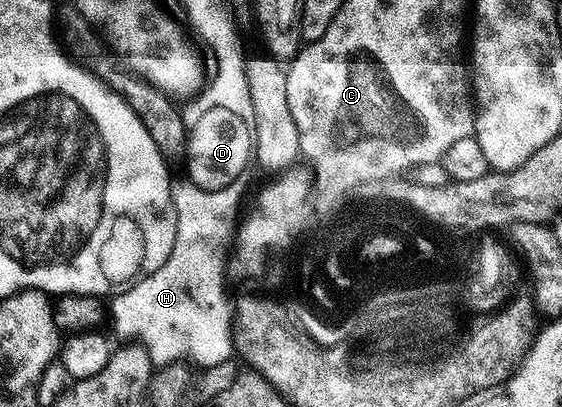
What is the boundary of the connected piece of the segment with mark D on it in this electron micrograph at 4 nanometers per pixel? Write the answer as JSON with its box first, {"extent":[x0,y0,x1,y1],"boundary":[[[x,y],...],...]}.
{"extent":[185,107,253,191],"boundary":[[[215,107],[203,110],[195,124],[190,125],[185,147],[188,181],[204,191],[221,191],[242,176],[253,154],[253,132],[243,118],[226,110]]]}

